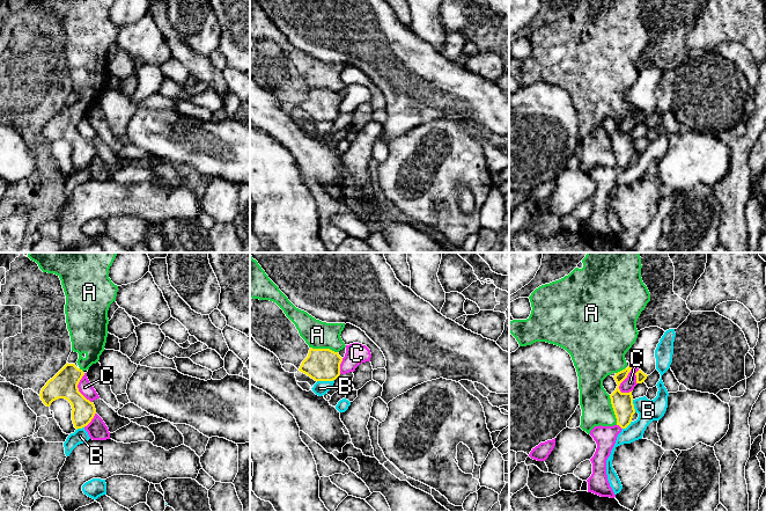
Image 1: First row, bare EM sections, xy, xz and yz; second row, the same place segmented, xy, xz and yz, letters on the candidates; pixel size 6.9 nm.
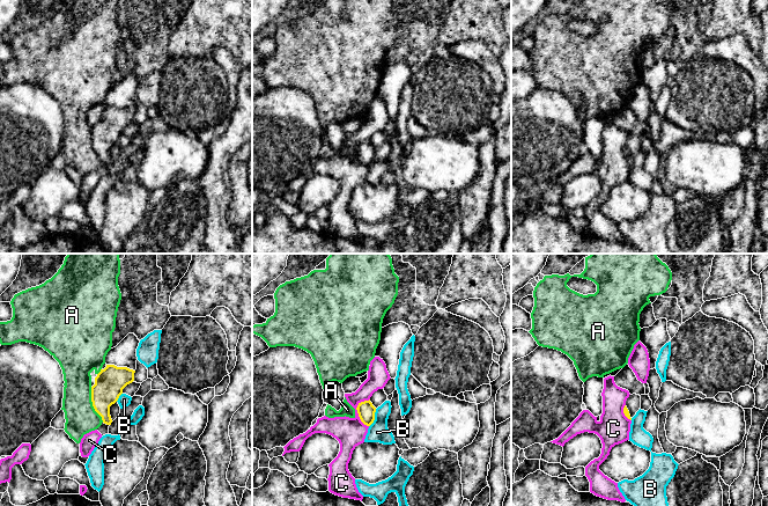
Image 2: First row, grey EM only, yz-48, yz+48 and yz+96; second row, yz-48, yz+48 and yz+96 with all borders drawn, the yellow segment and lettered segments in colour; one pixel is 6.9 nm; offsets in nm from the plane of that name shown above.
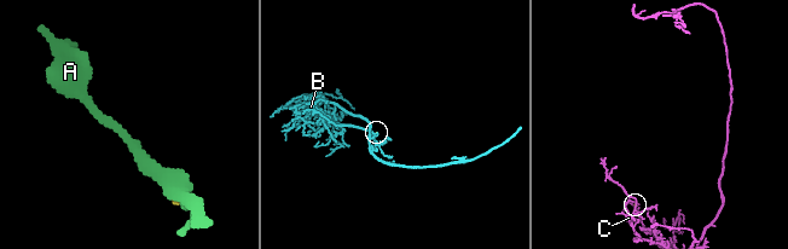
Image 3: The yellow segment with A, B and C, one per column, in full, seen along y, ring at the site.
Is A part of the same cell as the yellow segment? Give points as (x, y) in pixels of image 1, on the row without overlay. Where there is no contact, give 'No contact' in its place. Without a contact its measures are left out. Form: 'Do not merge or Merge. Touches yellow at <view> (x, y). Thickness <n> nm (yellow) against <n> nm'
Merge. Touches yellow at yz (613, 151). Thickness 150 nm (yellow) against 220 nm

